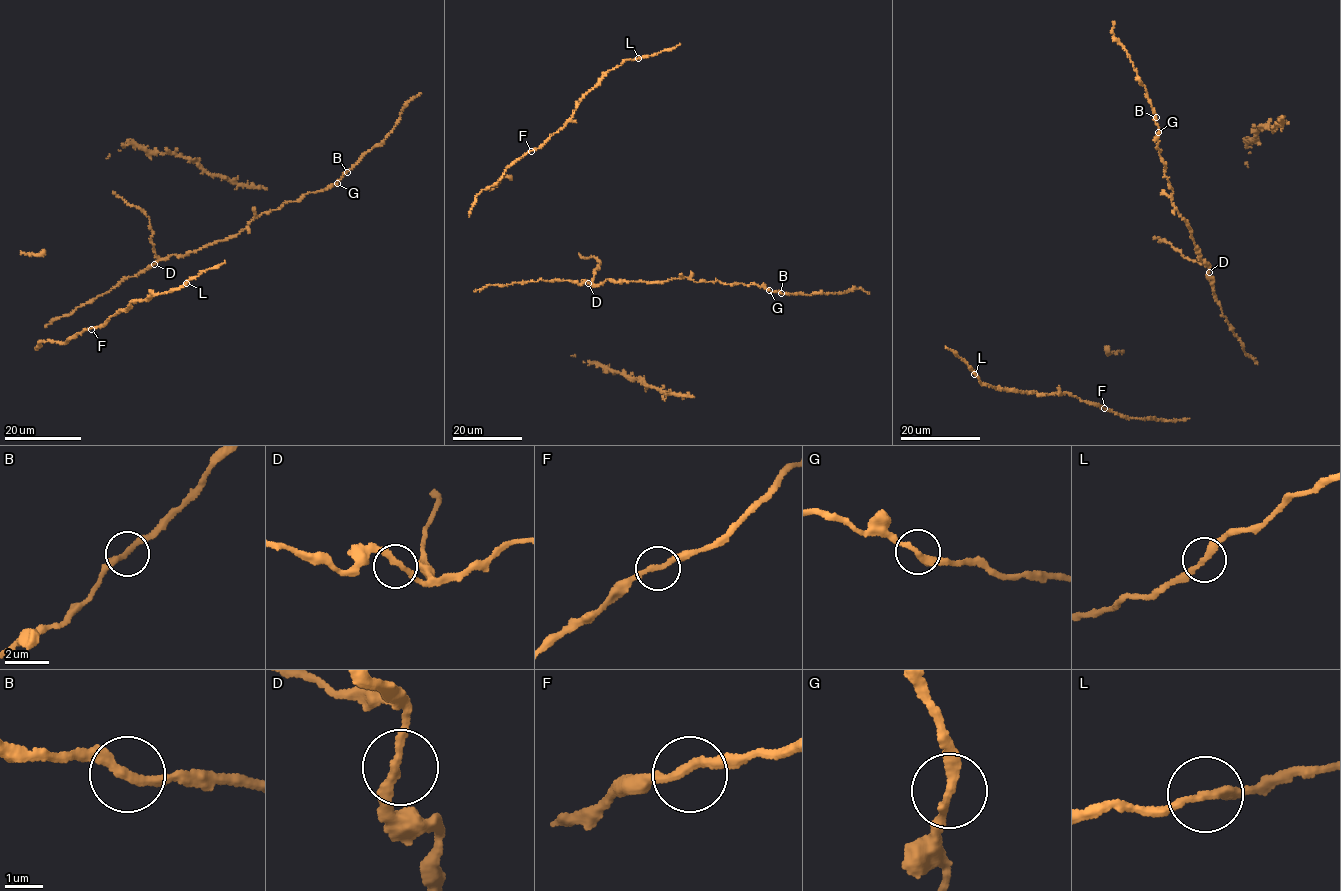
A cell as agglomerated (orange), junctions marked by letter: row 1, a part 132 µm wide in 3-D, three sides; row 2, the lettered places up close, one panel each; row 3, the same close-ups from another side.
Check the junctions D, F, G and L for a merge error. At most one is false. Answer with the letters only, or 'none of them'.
G

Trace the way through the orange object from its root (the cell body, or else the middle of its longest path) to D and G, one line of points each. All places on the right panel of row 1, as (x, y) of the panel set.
D: (1227, 323), (1212, 292), (1213, 280), (1208, 276), (1209, 272)
G: (1227, 323), (1212, 292), (1209, 267), (1198, 258), (1191, 230), (1172, 203), (1171, 189), (1156, 146), (1158, 132)

